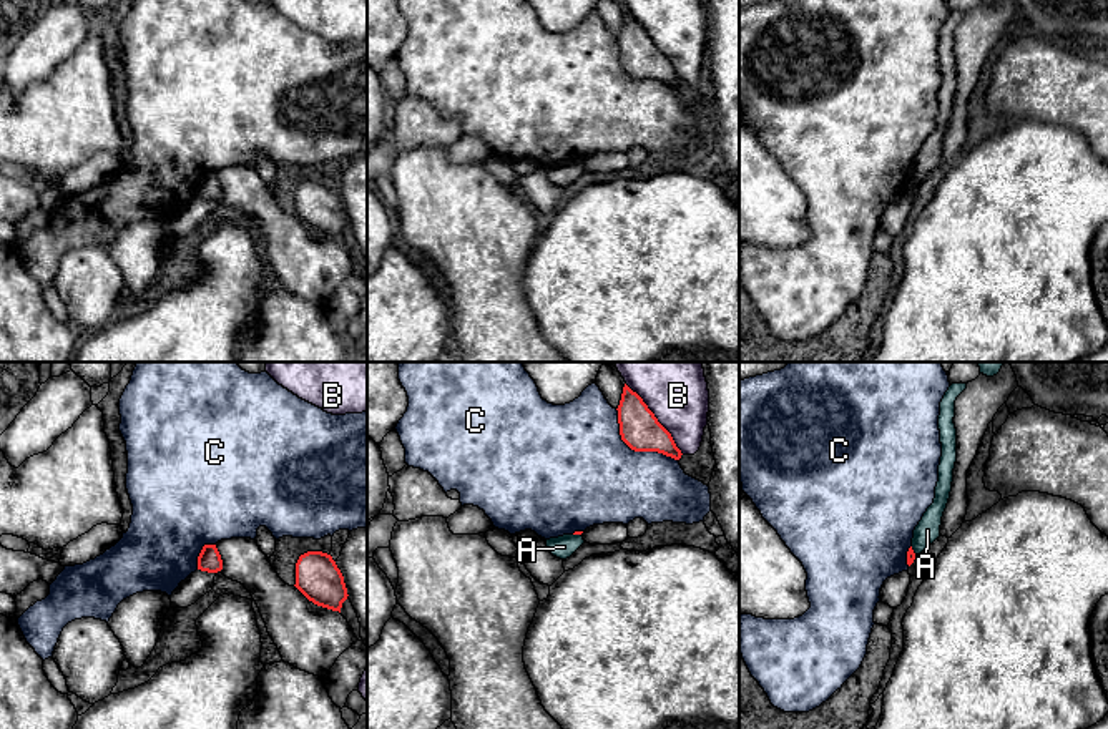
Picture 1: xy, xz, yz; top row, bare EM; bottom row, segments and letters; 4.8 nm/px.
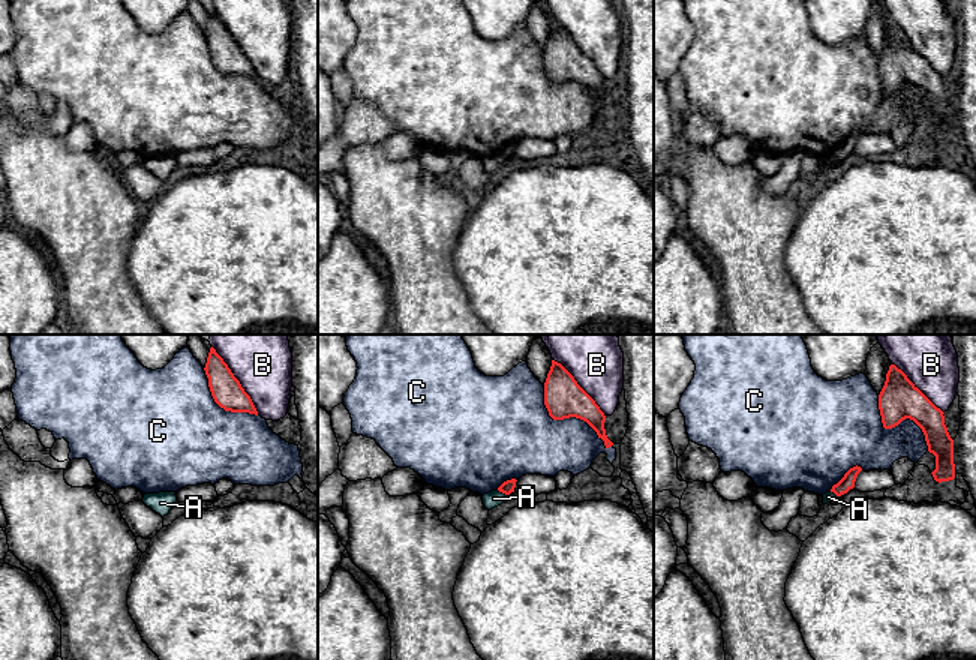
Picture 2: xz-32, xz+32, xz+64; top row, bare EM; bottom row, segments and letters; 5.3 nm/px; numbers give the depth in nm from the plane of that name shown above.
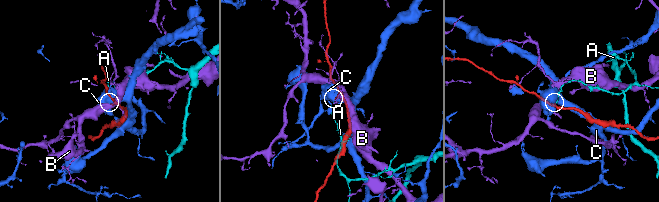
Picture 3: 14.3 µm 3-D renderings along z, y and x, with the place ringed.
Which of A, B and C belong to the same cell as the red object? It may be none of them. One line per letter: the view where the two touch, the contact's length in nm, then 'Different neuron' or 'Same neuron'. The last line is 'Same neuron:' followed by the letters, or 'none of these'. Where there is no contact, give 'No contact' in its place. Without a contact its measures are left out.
A: Touches red in xz. Shared border 40 nm. Different neuron
B: Touches red in xz. Shared border 440 nm. Different neuron
C: Touches red in xz. Shared border 400 nm. Different neuron
Same neuron: none of these

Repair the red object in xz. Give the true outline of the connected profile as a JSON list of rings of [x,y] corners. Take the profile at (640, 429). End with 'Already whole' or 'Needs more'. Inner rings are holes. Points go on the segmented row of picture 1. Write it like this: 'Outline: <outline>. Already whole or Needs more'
Outline: [[[626,384],[618,405],[621,440],[635,452],[658,452],[674,460],[681,458],[671,433],[658,422],[643,399]]]. Already whole

